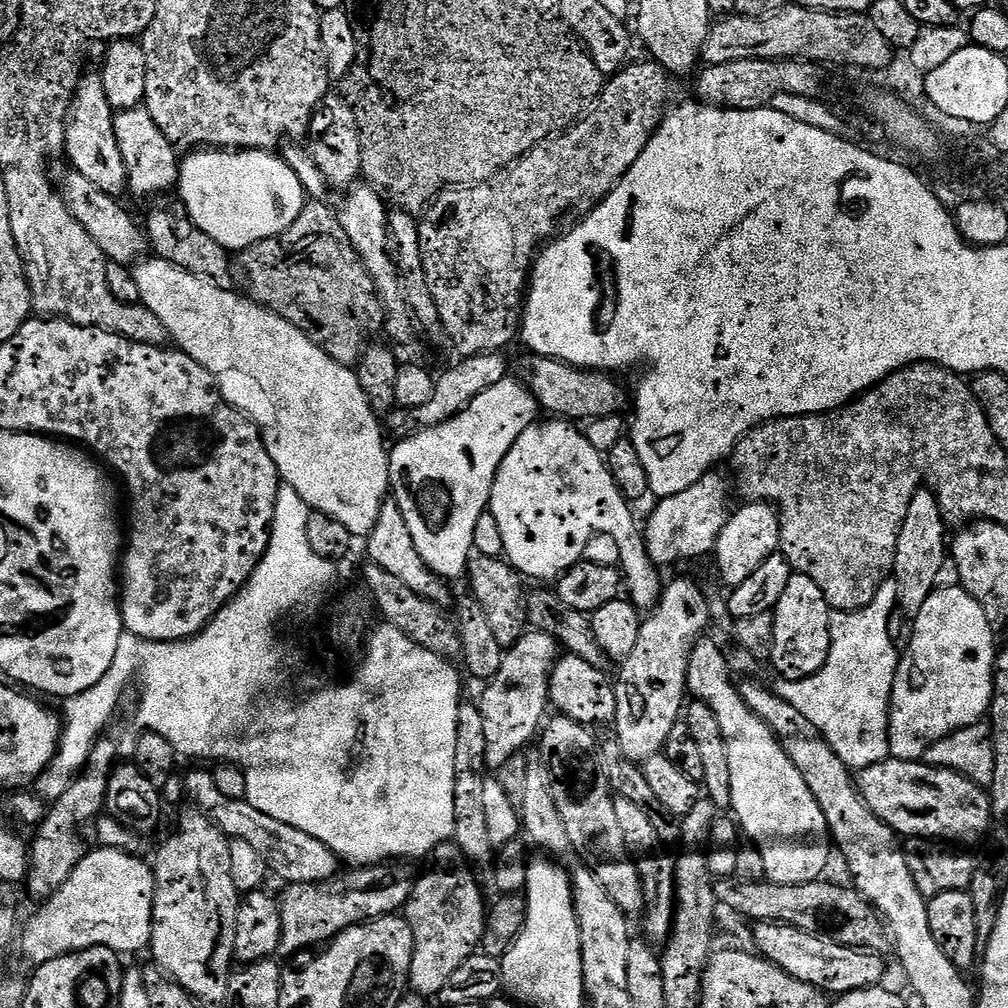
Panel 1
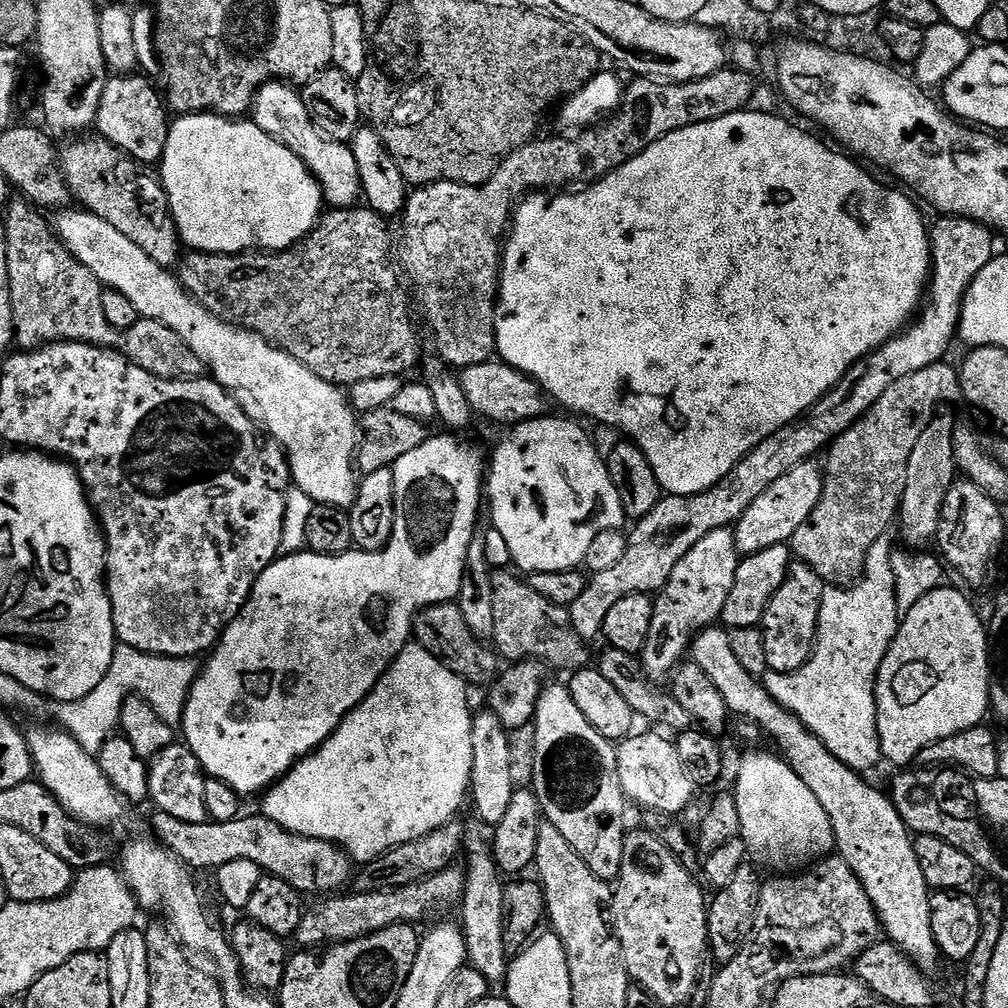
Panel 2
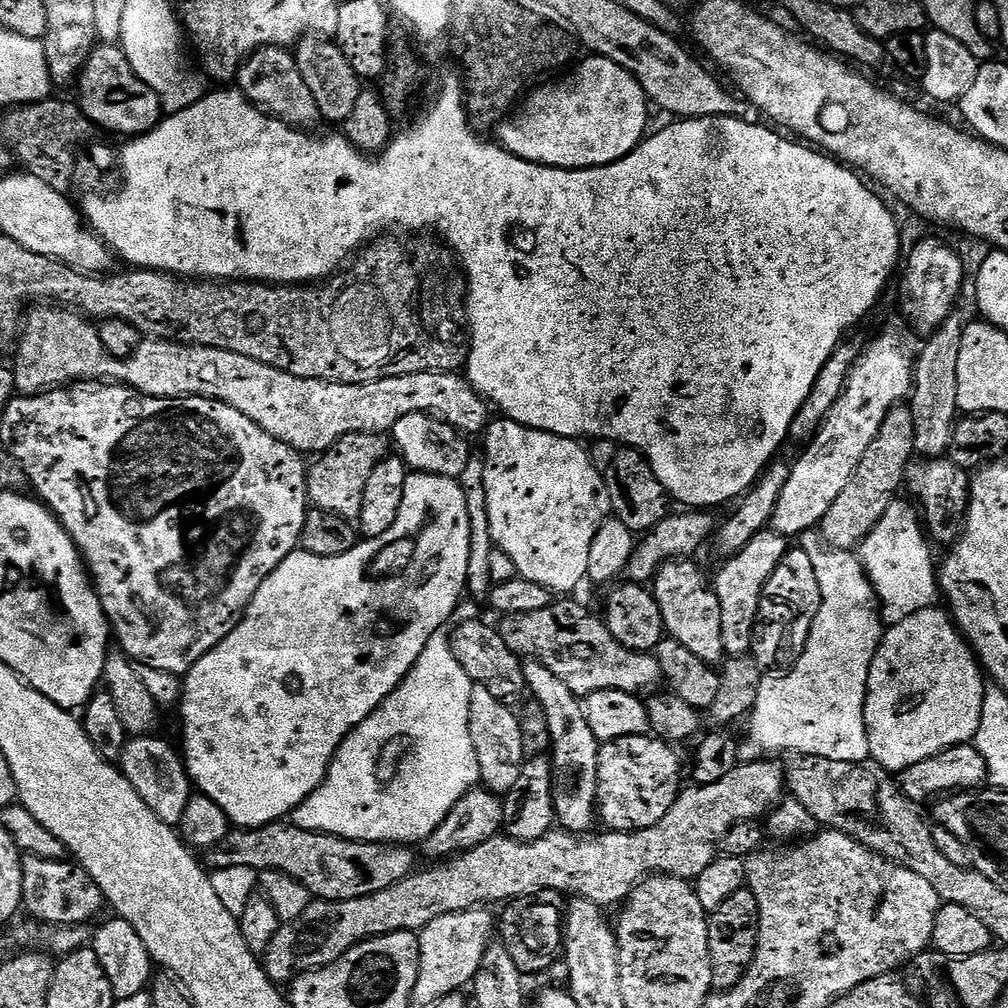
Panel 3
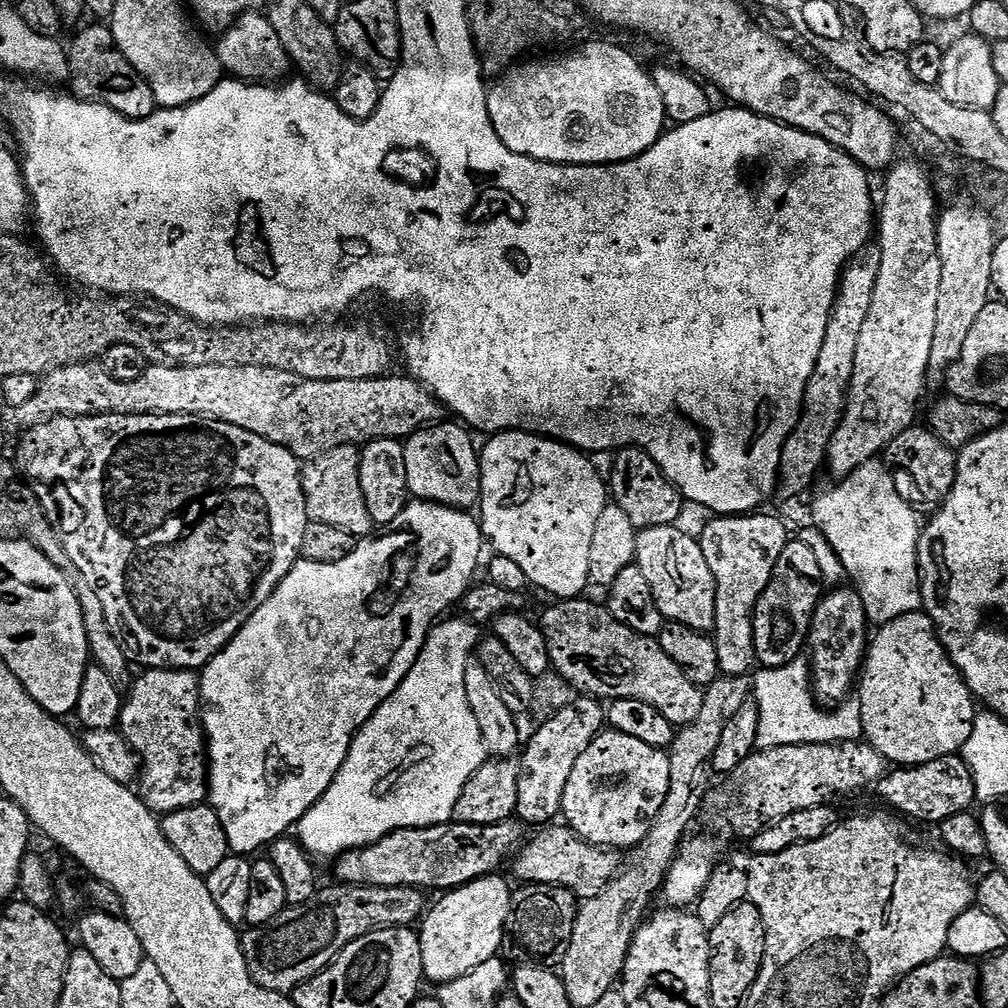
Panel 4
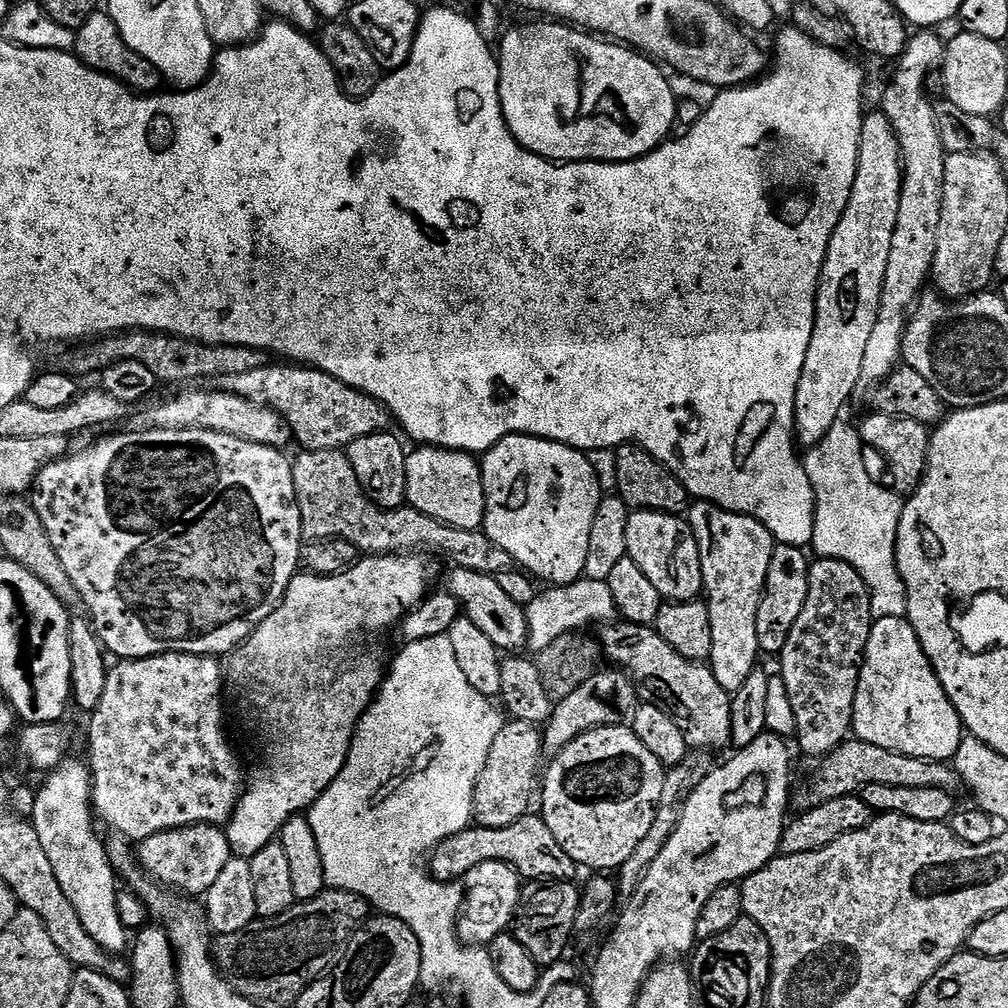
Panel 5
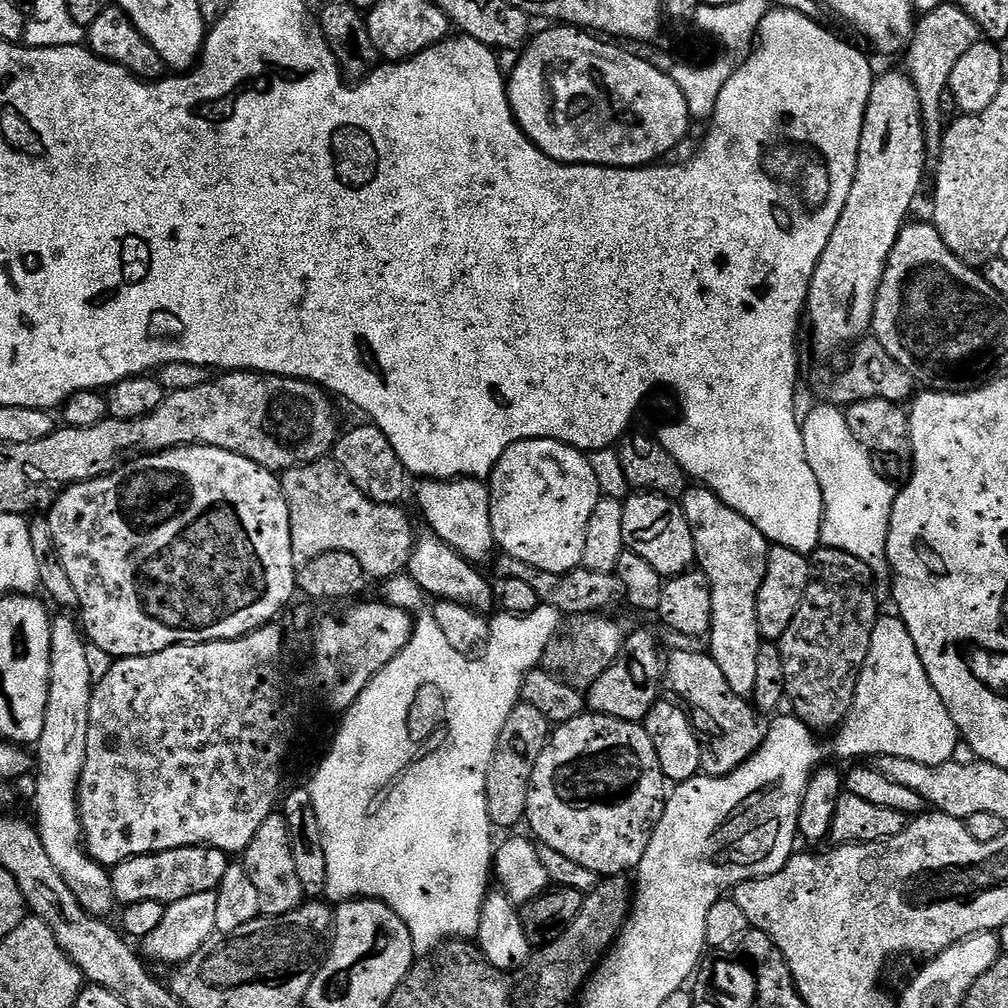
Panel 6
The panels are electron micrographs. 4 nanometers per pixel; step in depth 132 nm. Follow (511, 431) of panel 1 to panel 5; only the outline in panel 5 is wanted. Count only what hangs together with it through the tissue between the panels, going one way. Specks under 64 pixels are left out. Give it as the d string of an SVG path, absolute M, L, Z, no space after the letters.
M368 554L363 558L357 559L351 568L348 568L345 572L338 573L336 576L297 574L290 582L284 597L280 599L280 605L270 614L270 618L263 620L252 631L251 636L231 653L230 659L232 661L226 664L226 680L230 685L230 692L232 688L233 694L236 695L237 702L242 707L248 708L248 713L244 716L245 722L252 728L260 728L257 730L256 736L260 739L261 760L260 769L253 776L251 773L246 787L241 791L240 800L236 803L234 811L232 811L232 817L228 819L226 825L228 841L232 847L233 856L251 858L254 854L258 854L258 850L262 850L262 846L273 843L279 837L282 826L286 826L288 819L291 816L307 813L308 809L316 803L320 795L340 776L342 766L350 754L350 746L352 745L356 728L360 724L361 718L364 717L364 711L372 705L374 697L380 691L380 685L384 683L386 675L384 648L380 645L380 640L376 636L390 631L392 627L393 631L403 621L404 617L413 608L417 608L423 602L425 596L429 595L430 589L433 587L433 585L431 586L432 579L436 576L436 564L431 559L435 560L428 554L389 554L386 556Z

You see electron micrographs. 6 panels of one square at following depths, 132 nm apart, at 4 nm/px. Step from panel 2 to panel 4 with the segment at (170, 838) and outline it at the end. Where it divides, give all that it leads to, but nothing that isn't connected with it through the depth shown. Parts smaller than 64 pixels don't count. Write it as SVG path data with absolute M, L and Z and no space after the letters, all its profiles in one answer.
M516 818L503 820L490 826L449 822L431 824L425 828L399 828L386 834L378 842L367 844L361 848L352 848L349 852L335 857L336 876L340 879L337 881L344 886L361 888L419 888L421 890L461 888L463 884L469 884L483 876L499 873L500 867L504 863L505 867L513 853L521 847L522 841L525 839L524 831L526 831L525 825Z

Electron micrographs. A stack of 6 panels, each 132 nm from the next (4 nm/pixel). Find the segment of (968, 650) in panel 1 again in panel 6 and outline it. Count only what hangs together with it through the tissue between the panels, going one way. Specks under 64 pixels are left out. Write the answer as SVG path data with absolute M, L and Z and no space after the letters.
M881 615L874 626L870 650L860 671L852 708L835 733L836 752L844 760L851 756L897 756L910 758L910 762L922 762L926 766L949 763L955 757L952 755L956 752L956 743L961 743L961 734L956 729L954 718L950 718L950 710L946 710L942 698L938 698L938 690L930 686L930 678L922 666L922 658L918 658L918 650L914 646L914 638L910 638L910 630L906 630L899 615L891 615Z

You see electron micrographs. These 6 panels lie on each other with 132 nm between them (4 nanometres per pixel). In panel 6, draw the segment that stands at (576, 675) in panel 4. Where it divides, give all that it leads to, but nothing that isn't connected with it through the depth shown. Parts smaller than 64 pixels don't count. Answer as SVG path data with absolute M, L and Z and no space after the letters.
M707 651L672 652L669 656L667 653L664 680L667 691L669 688L673 692L671 695L687 712L688 720L696 731L696 737L703 749L700 754L700 771L703 775L725 776L730 774L738 766L745 764L759 750L760 744L764 740L765 729L762 724L760 728L759 722L761 723L761 721L758 719L755 707L745 697L734 694L734 690L730 690L730 682L726 682L722 670L718 670L718 662L714 662L714 658Z

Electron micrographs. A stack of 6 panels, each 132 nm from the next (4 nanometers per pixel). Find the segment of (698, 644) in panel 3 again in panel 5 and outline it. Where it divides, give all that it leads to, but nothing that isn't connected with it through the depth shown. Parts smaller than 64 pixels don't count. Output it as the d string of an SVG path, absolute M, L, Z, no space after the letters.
M632 510L626 522L627 556L654 582L658 594L665 601L694 600L703 593L702 562L694 530L684 516L671 516L665 512Z

